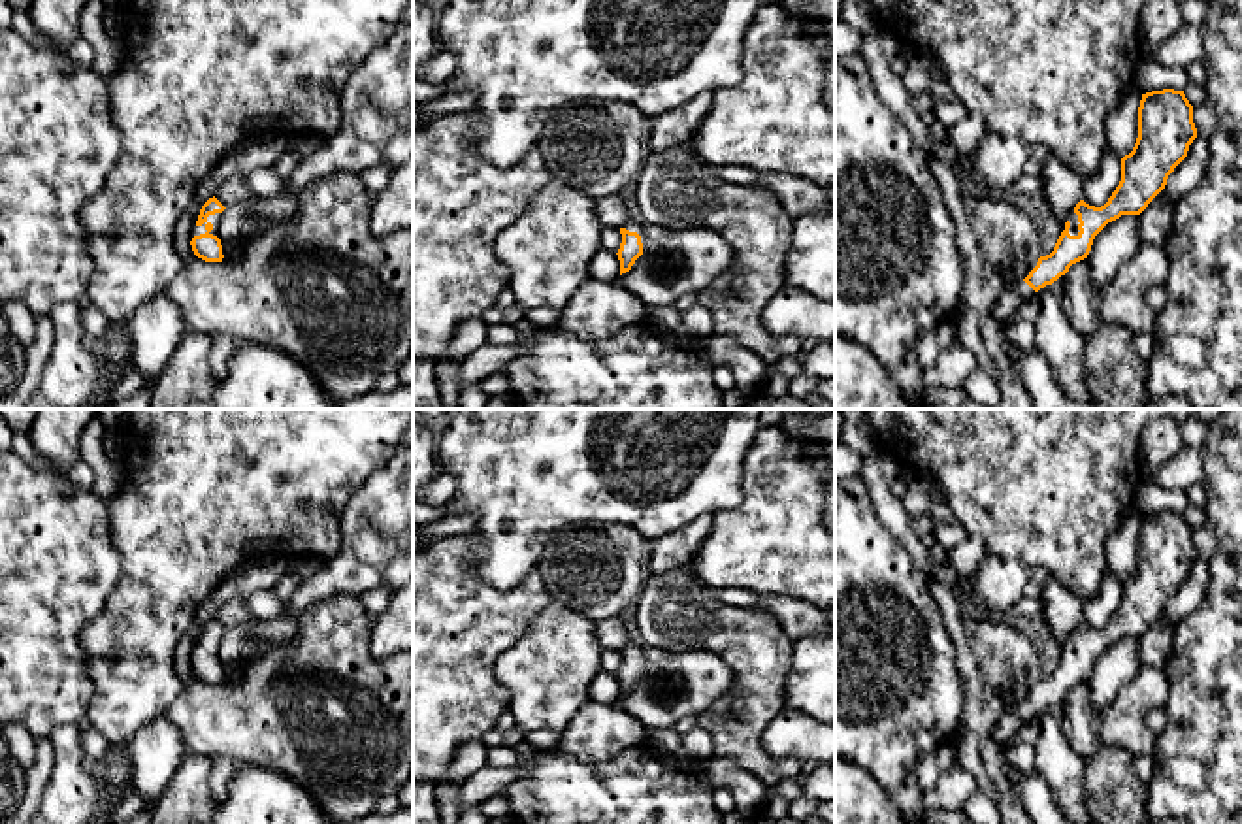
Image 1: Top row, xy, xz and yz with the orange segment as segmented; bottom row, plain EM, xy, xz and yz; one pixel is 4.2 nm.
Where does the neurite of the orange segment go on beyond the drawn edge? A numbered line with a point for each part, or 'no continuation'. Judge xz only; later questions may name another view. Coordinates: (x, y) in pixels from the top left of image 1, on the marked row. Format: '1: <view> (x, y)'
1: xz (634, 225)

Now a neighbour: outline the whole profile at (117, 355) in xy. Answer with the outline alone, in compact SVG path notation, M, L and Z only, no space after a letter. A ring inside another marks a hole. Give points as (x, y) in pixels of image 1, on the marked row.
M111 324L109 332L104 336L104 383L100 392L85 409L111 409L111 390L119 379L132 368L132 343L128 334L128 324Z

